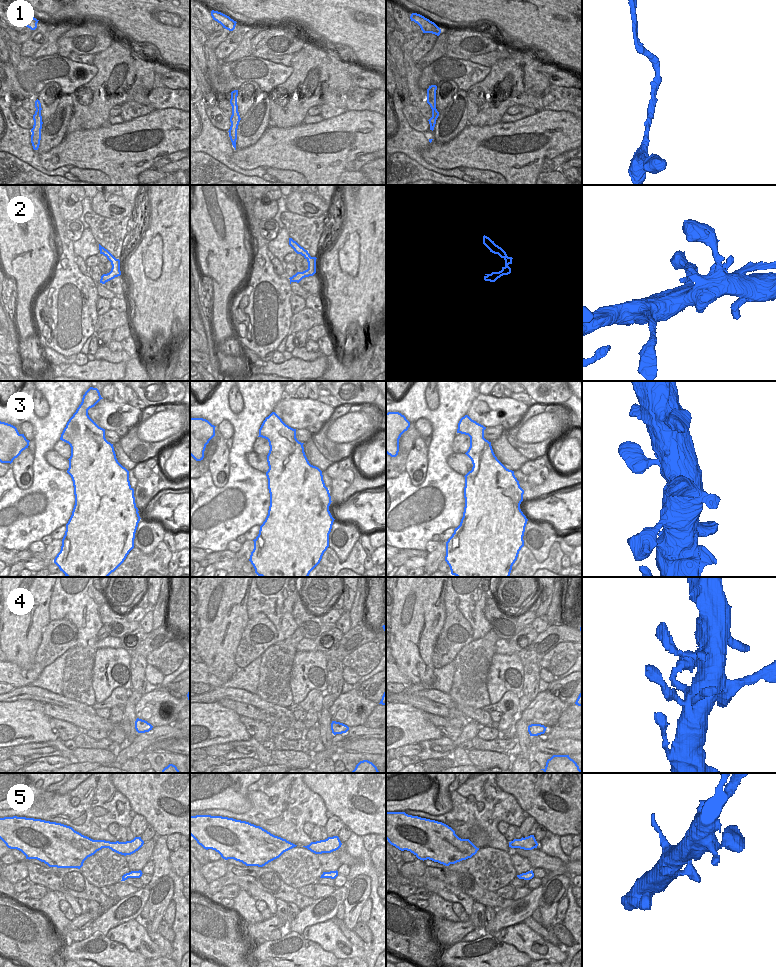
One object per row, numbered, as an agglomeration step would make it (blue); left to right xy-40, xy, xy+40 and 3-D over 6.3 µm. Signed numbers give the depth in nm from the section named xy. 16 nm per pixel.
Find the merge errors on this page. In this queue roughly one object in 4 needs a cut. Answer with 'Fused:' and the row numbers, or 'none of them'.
Fused: none of them

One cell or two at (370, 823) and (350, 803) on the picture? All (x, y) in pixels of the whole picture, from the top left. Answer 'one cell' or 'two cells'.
one cell

